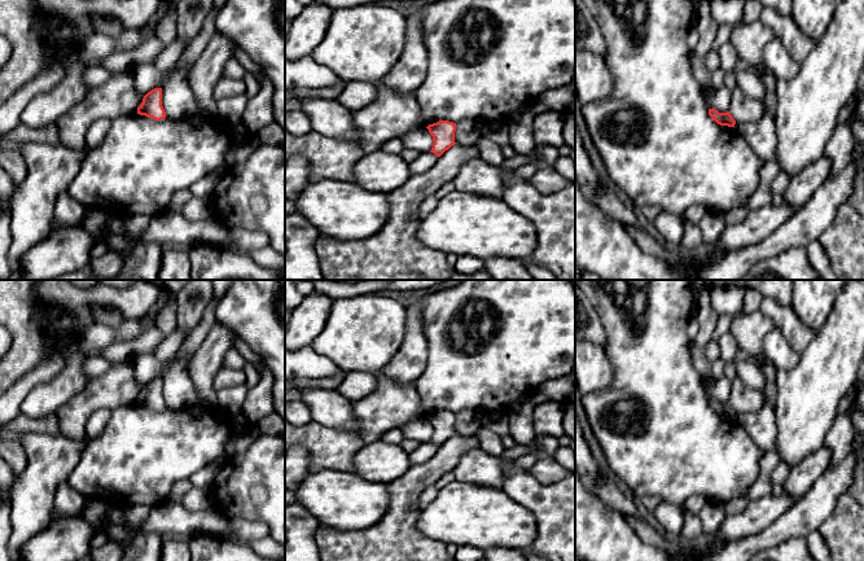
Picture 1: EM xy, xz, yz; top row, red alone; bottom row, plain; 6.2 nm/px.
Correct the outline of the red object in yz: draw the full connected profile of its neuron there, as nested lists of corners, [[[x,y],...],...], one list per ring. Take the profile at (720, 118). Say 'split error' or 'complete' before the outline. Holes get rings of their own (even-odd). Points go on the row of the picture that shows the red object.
complete | [[[709,109],[709,115],[720,126],[734,127],[736,120],[732,118],[731,113],[719,113],[715,109]]]

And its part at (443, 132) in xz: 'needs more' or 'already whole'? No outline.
already whole

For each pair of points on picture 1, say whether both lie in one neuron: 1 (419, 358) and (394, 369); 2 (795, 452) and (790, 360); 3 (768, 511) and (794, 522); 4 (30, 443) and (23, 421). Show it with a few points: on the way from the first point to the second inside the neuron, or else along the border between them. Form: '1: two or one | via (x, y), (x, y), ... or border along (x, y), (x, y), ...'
1: one | via (412, 359), (400, 368)
2: two | border along (801, 355), (792, 368), (781, 369), (775, 366)
3: two | border along (798, 499), (755, 534)
4: two | border along (56, 433), (23, 433), (18, 437)

